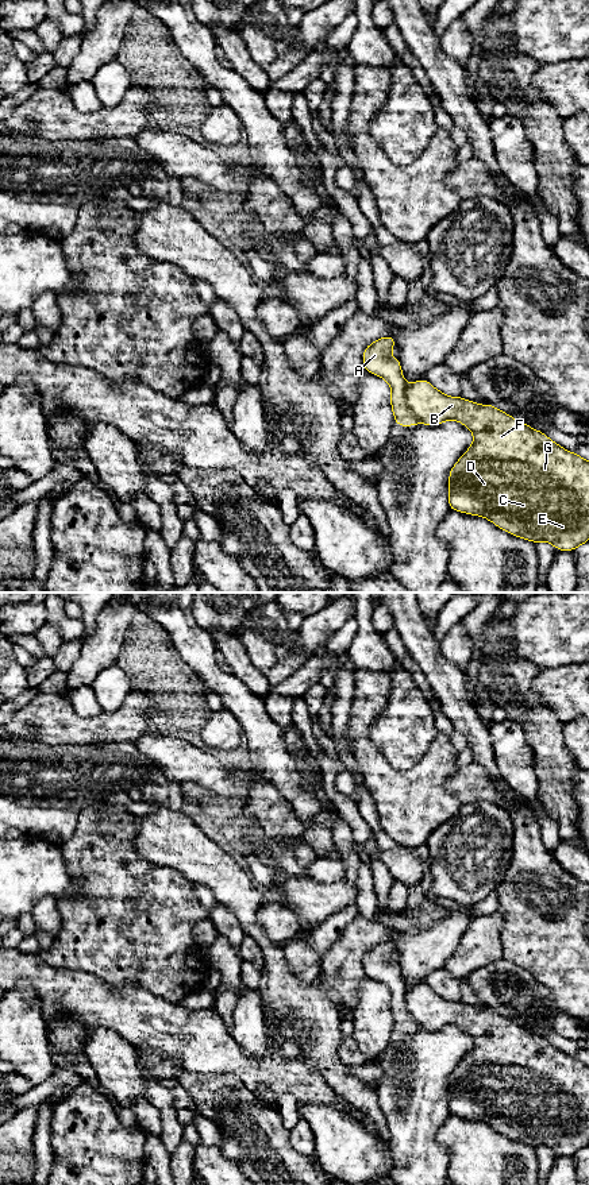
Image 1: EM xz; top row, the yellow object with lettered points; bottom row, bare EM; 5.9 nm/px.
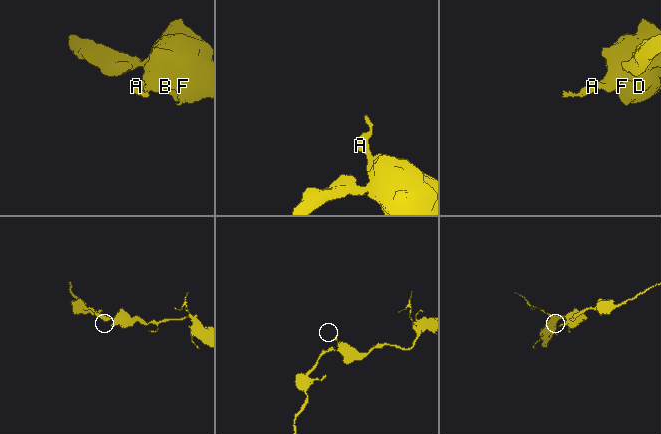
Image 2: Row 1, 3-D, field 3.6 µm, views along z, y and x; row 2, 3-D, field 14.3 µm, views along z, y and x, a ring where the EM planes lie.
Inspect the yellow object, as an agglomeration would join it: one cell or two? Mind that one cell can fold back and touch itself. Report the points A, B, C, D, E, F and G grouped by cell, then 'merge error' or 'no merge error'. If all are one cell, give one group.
A / B C D E F G | merge error

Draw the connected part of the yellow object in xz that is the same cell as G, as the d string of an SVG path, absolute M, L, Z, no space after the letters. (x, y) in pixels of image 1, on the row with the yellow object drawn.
M424 378L407 387L405 404L417 424L454 420L473 433L473 444L450 470L450 510L481 516L509 534L546 541L558 551L574 551L589 541L588 460L493 405L449 397Z

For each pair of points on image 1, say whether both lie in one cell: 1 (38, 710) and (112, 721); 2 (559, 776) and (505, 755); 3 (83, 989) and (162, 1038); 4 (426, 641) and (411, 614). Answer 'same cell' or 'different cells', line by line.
1: same cell
2: different cells
3: same cell
4: same cell

